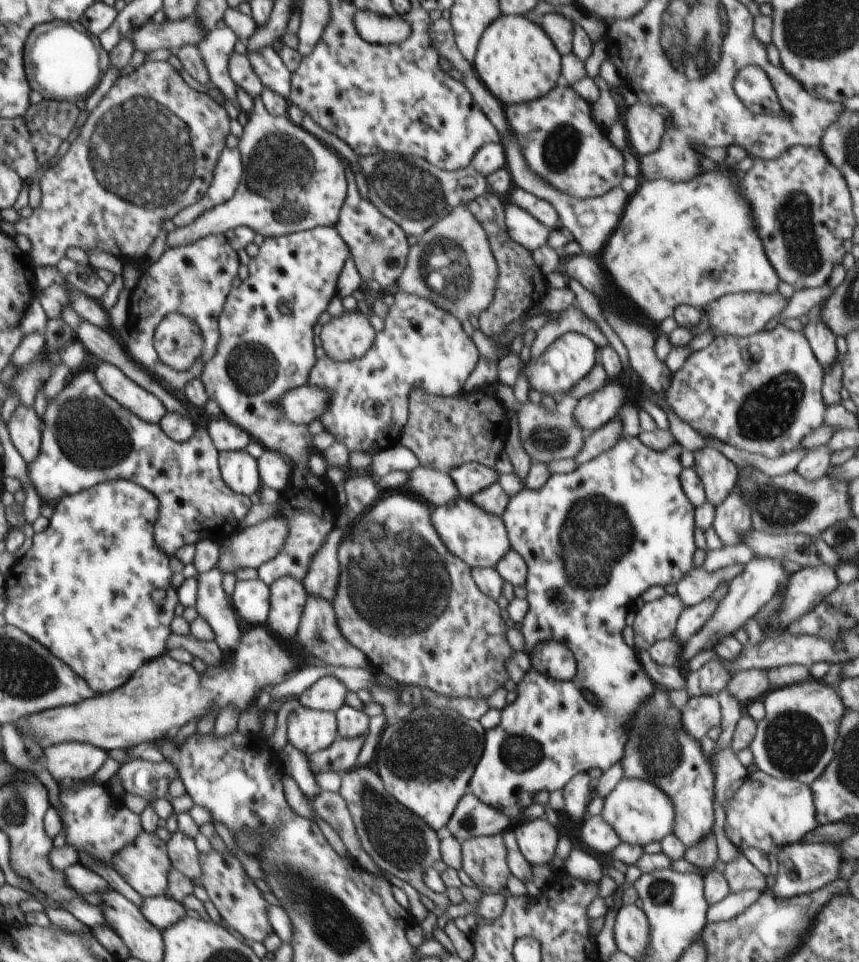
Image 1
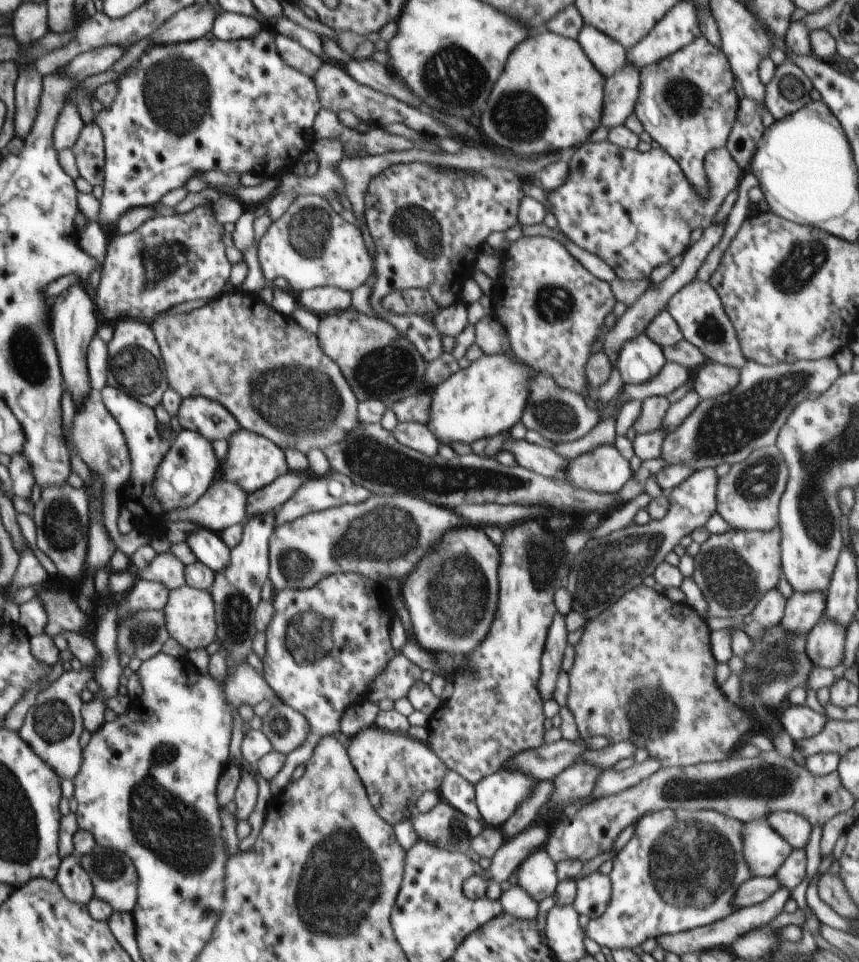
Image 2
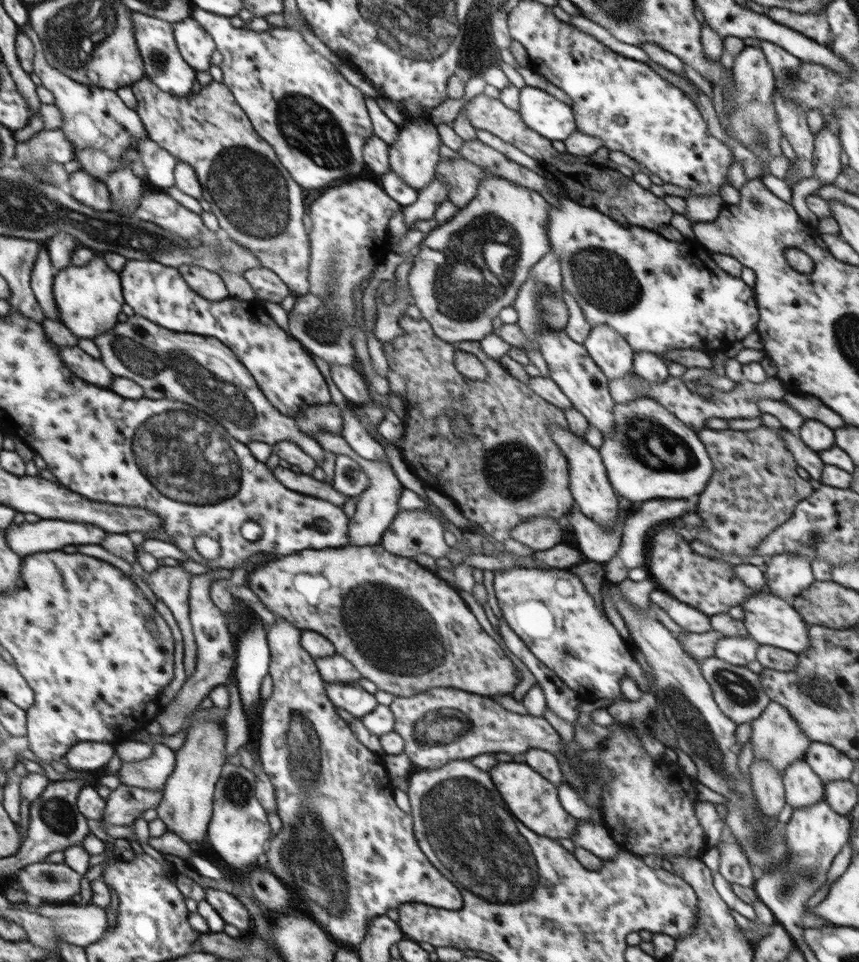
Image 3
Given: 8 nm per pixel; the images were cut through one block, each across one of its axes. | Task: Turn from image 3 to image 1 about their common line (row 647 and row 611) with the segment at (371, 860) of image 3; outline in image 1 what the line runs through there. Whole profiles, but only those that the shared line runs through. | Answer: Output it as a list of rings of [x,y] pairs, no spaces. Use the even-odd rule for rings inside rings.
[[[294,577],[277,578],[269,590],[270,610],[266,627],[276,636],[293,638],[308,602],[303,582],[298,582]]]

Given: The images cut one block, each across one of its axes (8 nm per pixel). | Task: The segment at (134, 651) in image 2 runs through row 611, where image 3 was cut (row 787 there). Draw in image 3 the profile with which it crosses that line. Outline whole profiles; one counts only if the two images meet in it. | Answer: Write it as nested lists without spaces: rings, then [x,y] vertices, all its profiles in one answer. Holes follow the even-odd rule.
[[[168,742],[154,743],[152,748],[153,755],[145,761],[122,762],[120,769],[114,772],[114,775],[120,777],[122,784],[146,789],[163,789],[168,784],[176,764],[176,756],[174,755],[176,751],[172,750],[172,746],[168,746]]]

